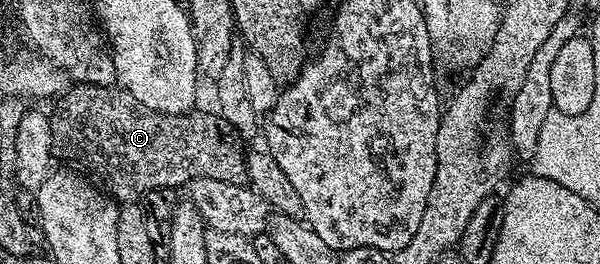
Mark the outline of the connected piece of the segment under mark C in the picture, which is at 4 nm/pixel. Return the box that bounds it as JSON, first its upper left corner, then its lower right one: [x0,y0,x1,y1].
[49,83,247,204]

